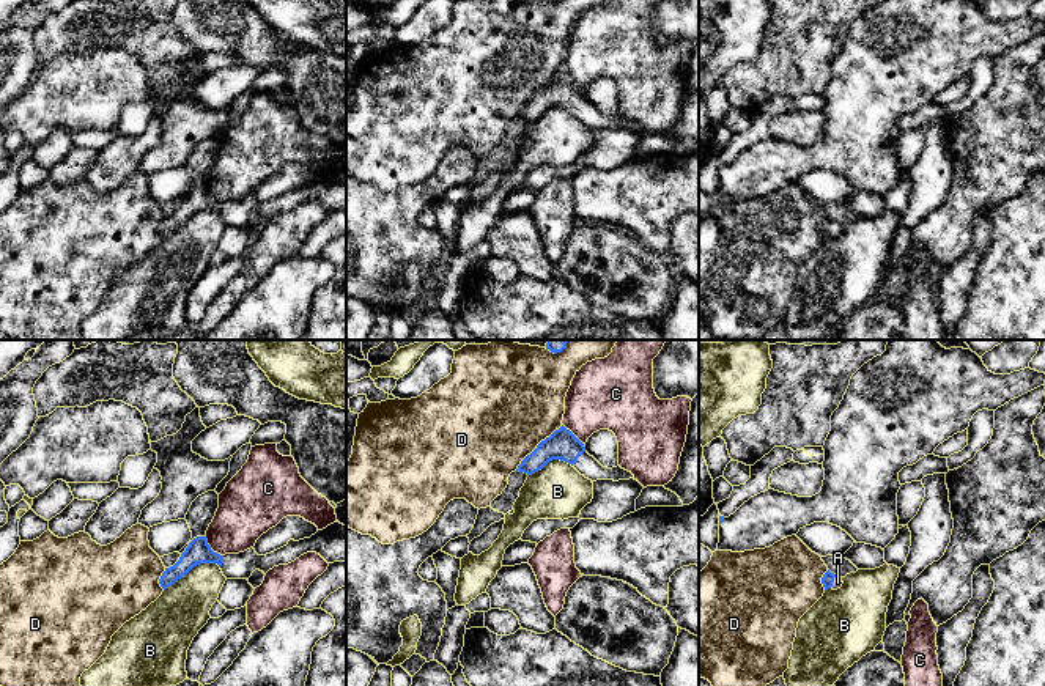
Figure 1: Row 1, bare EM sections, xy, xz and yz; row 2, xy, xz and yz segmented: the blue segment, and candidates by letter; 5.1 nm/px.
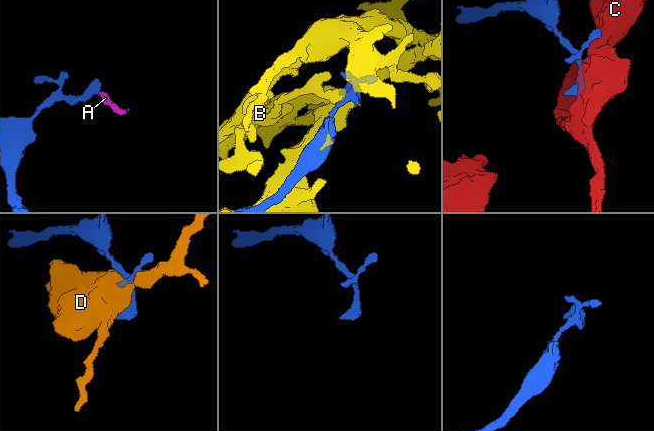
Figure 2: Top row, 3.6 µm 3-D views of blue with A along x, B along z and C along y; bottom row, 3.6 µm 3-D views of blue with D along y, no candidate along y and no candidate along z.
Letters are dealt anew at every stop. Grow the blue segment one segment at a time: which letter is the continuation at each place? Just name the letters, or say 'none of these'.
A

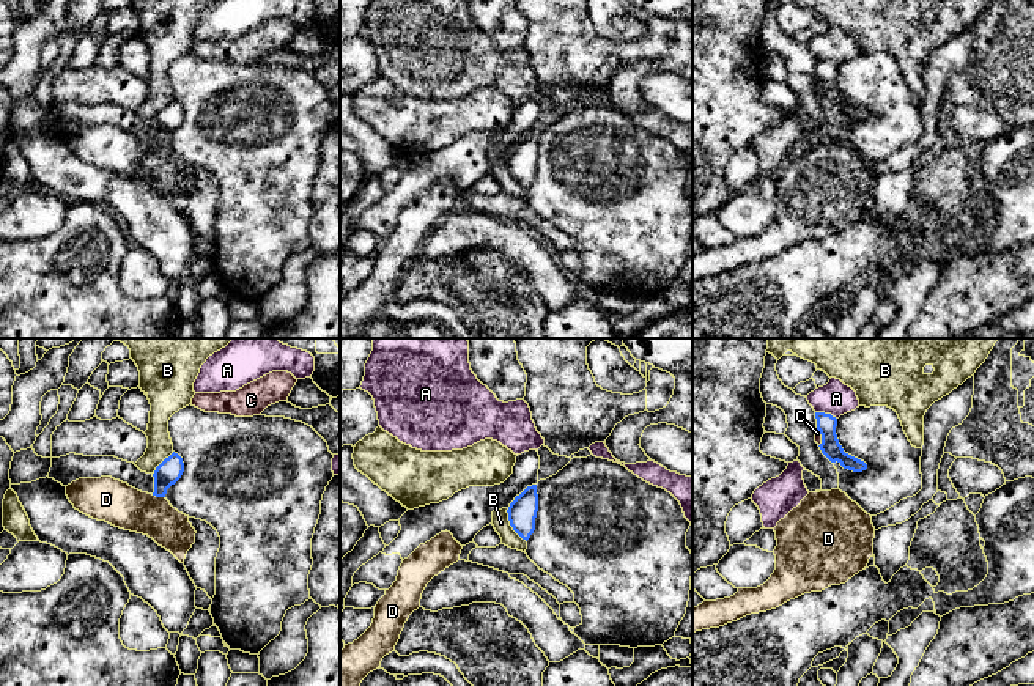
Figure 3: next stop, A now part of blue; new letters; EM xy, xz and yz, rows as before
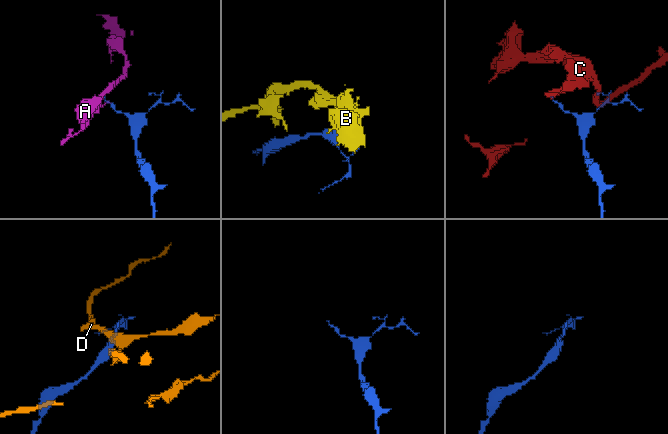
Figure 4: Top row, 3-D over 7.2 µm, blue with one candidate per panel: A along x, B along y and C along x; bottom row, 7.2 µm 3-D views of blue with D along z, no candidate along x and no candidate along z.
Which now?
none of these

